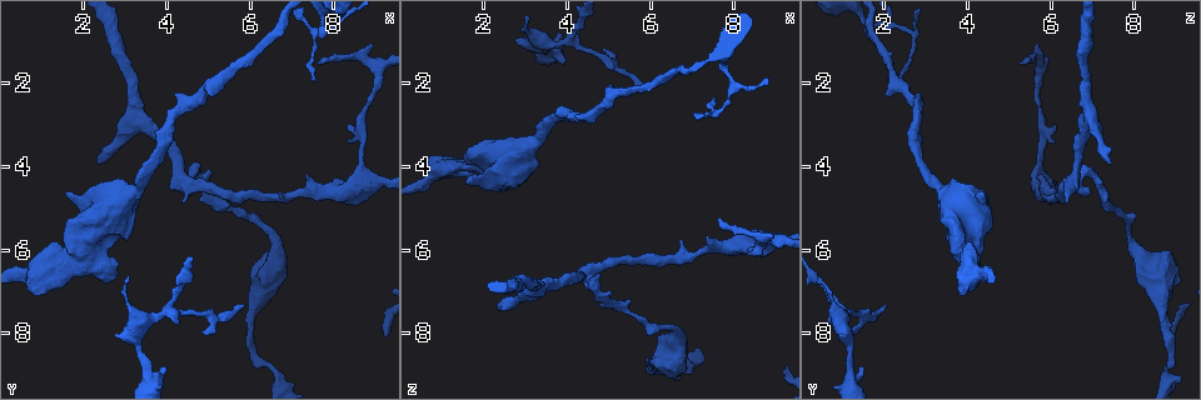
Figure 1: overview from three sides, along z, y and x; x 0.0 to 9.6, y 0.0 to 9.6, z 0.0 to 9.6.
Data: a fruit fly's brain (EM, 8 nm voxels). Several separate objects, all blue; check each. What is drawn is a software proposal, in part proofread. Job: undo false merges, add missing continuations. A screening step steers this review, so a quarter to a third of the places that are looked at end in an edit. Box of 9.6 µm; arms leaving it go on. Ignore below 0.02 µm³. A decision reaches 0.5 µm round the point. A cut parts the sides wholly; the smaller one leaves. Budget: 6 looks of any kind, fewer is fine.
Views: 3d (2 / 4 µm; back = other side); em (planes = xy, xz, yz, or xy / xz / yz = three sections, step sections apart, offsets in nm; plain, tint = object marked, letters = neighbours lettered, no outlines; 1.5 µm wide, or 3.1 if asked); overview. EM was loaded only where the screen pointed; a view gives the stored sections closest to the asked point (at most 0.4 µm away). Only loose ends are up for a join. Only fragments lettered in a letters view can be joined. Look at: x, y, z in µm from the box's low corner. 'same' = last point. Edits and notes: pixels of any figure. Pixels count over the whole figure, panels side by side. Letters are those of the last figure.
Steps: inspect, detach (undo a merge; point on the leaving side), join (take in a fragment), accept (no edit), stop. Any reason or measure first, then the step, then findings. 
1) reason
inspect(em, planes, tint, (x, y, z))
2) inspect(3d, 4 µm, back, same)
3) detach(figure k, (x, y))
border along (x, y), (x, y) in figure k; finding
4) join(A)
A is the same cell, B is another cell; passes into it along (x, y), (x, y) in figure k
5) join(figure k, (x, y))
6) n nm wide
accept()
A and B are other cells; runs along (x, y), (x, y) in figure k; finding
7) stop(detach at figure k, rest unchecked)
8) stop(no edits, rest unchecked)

branch stops here
inspect(em, xz, step 8, letters, (7.35, 4.30, 5.65))

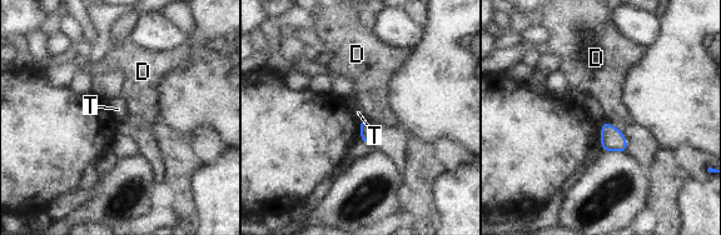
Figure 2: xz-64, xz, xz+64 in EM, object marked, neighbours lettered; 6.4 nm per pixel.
inspect(em, planes, letters, same)

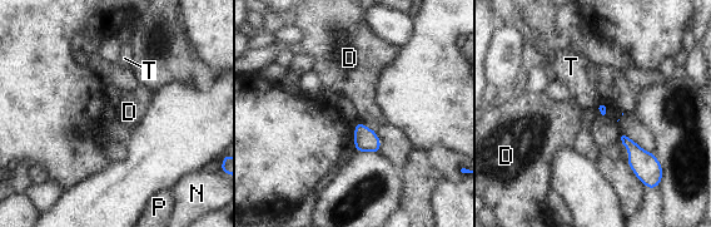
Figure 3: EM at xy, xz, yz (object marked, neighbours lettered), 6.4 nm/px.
accept()
D, N, P and T are other cells; no lettered fragment goes on from it

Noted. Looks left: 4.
tapers out
inspect(em, planes, letters, (7.60, 1.90, 2.50))

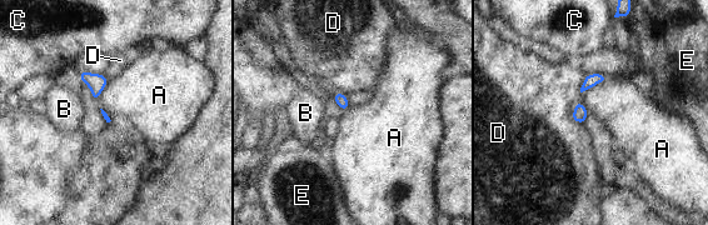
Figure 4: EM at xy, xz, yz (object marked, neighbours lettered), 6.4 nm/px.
accept()
A, B, C, D and E are other cells; border along (607, 78), (581, 93) in figure 4; no lettered fragment goes on from it

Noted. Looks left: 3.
three-way junction
inspect(em, planes, letters, (4.55, 4.40, 6.60))

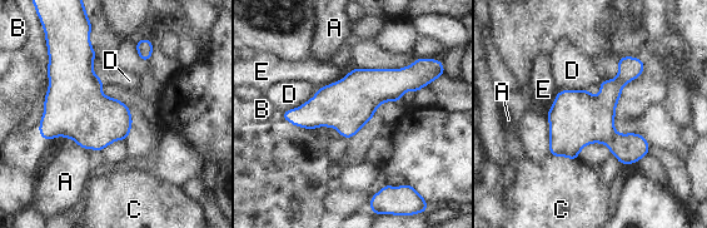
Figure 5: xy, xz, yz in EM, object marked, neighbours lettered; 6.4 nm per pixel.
320 nm wide
accept()
A, B, C, D and E are other cells; border along (318, 89), (310, 98), (280, 115) in figure 5; one neuron here

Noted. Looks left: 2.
stop(no edits, rest unchecked)

